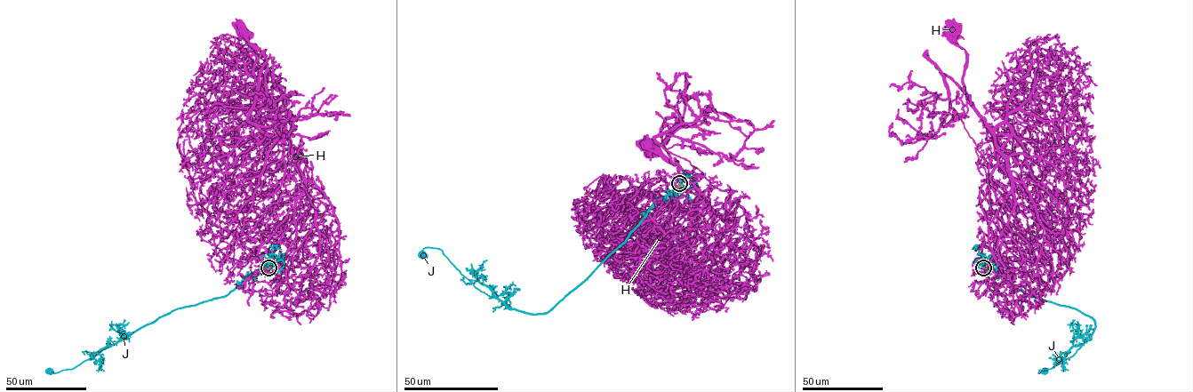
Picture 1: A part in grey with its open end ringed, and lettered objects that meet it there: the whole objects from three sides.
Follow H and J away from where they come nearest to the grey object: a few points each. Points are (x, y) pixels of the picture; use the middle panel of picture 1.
H: (676, 186), (696, 195), (710, 190), (708, 204), (720, 215), (675, 160), (666, 162), (646, 145)
J: (681, 184), (659, 200), (584, 280), (543, 314), (510, 309), (480, 291), (439, 249), (425, 247), (423, 255)

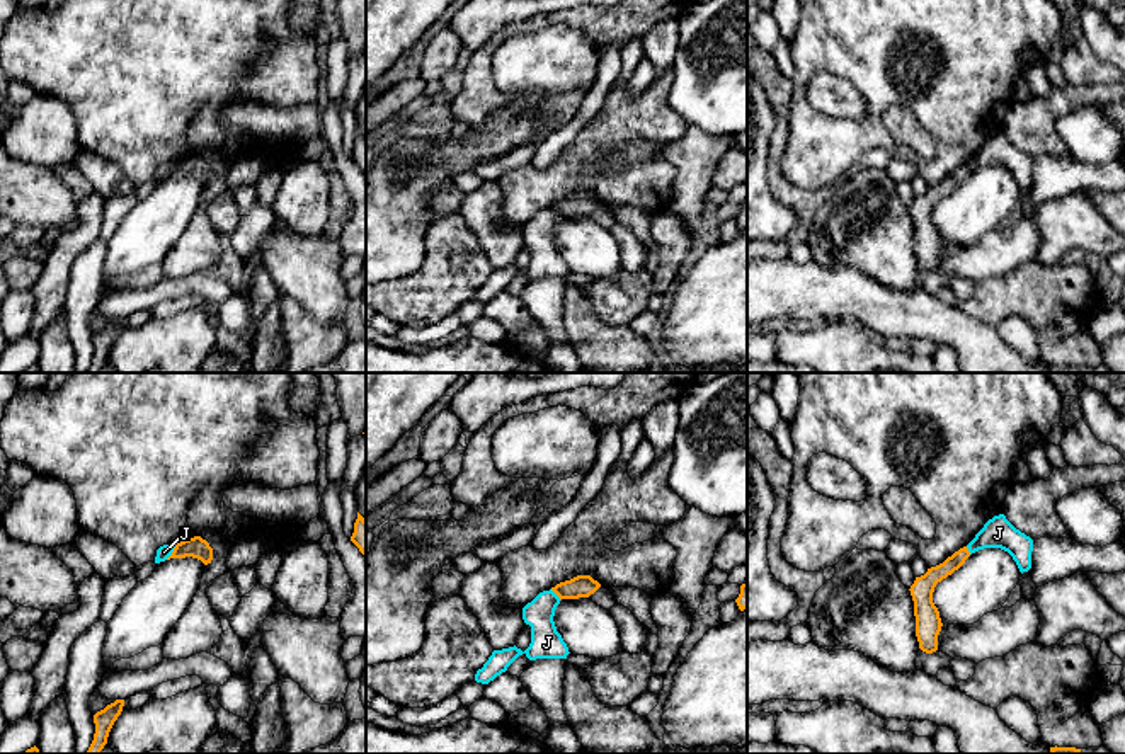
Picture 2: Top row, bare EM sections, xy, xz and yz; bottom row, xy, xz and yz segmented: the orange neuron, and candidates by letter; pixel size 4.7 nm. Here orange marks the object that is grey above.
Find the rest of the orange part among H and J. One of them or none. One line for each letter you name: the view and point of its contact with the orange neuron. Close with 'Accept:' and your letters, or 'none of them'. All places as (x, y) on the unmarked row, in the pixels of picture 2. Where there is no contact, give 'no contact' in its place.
Accept: none of them

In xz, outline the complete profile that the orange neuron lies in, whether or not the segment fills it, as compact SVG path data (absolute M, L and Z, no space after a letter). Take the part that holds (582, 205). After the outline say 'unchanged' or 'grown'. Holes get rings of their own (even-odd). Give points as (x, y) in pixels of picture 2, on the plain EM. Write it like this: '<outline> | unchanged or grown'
M577 194L570 199L560 201L551 209L560 218L579 218L579 216L589 216L594 213L601 203L594 199L591 194Z | unchanged

